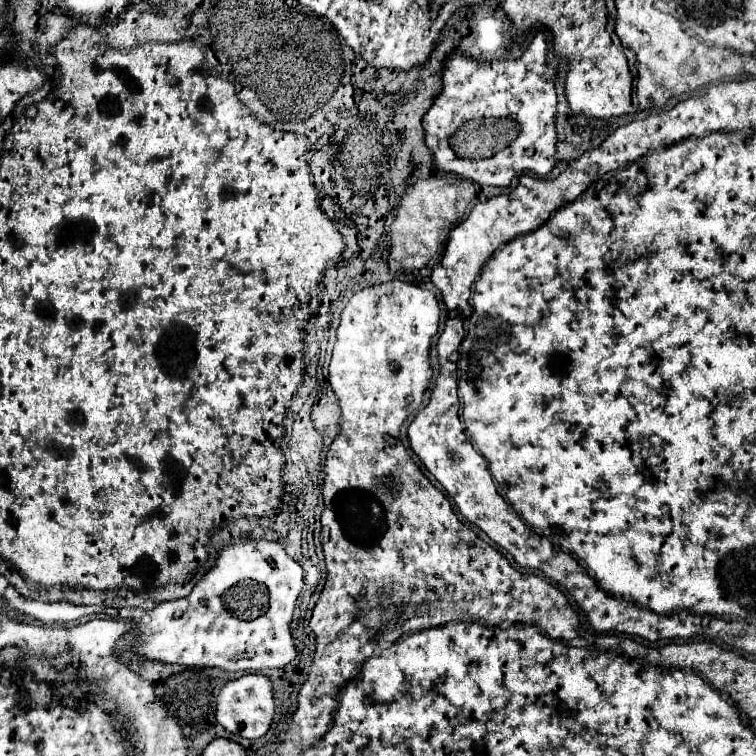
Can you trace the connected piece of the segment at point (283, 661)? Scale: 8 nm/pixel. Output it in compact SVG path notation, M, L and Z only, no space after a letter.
M239 539L219 553L215 567L193 587L189 597L167 601L155 609L121 609L121 619L131 619L137 625L137 653L147 659L177 663L187 667L219 667L225 671L261 671L285 667L297 657L295 643L289 631L295 601L301 593L303 569L293 561L279 543Z

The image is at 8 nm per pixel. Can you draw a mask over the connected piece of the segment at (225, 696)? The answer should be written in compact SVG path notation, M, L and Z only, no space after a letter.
M261 673L243 675L237 681L229 681L219 691L215 717L233 735L239 735L239 737L245 737L245 739L259 739L269 731L273 715L275 715L273 685L271 685L267 675L261 675Z

